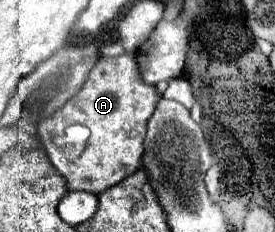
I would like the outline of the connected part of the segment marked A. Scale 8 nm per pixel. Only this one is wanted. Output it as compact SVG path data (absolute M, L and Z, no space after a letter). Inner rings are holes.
M124 52L114 58L100 58L82 88L52 116L42 118L36 124L38 140L52 166L66 180L68 190L100 194L136 172L142 164L146 122L154 114L158 100L160 94L156 88L150 88L150 84L142 80L134 54ZM72 124L82 124L90 130L80 152L68 152L54 142L54 136L62 136Z

